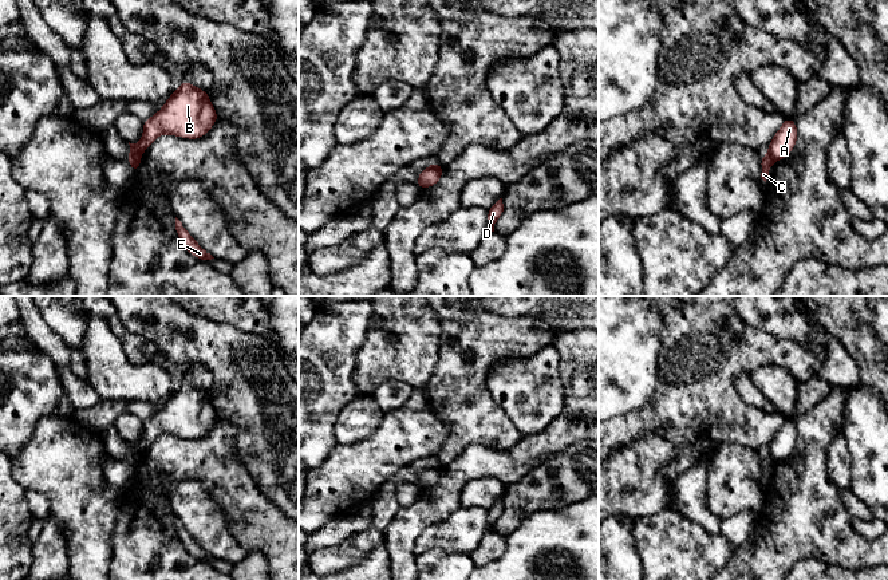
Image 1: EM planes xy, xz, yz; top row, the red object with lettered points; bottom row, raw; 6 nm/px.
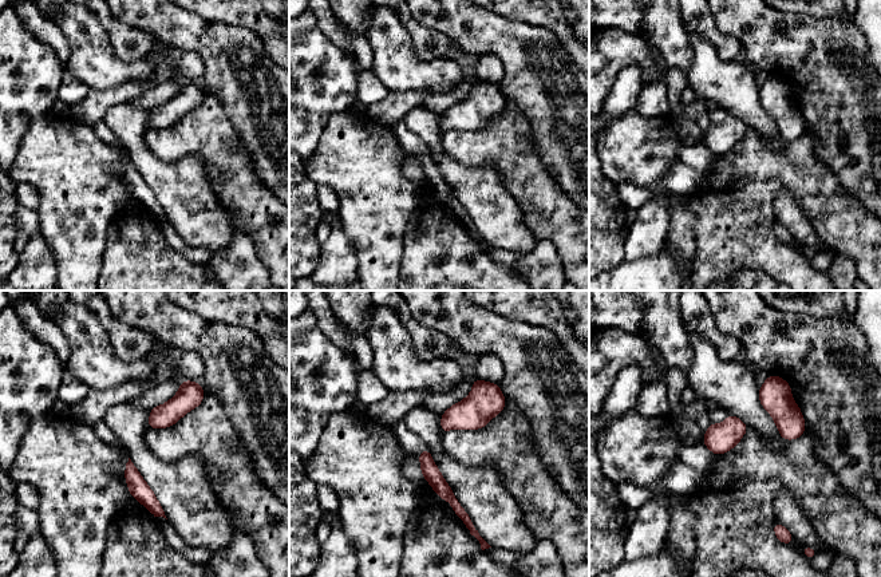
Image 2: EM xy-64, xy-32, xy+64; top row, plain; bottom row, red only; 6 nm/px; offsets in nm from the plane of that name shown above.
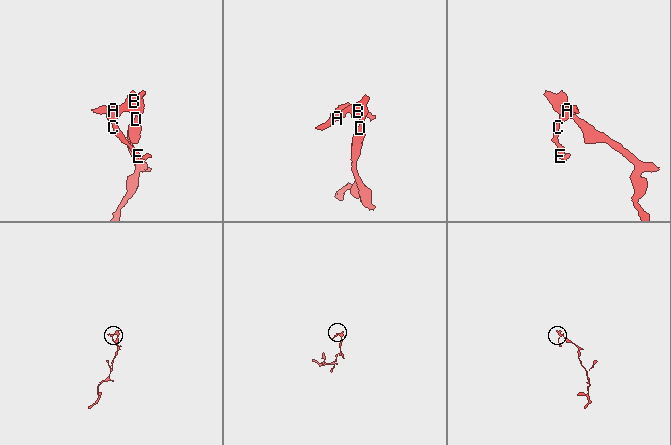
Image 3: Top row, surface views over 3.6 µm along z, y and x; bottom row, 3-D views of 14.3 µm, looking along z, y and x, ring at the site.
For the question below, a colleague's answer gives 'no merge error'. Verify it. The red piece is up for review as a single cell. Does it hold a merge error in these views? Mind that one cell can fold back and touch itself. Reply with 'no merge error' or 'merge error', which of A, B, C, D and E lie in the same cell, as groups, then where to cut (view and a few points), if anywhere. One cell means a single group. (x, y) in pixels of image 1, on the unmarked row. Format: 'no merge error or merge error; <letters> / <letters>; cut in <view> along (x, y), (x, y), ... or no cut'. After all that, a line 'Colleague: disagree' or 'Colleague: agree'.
merge error; A B D / C E; cut in xy along (139, 454), (129, 458)
Colleague: disagree

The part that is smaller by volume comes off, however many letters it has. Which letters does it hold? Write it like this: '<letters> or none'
C, E

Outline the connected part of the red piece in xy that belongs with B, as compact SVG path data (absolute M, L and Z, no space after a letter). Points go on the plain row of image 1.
M183 380L163 407L151 418L143 421L143 435L137 445L129 442L130 453L127 458L142 455L161 434L198 439L212 429L217 418L208 392Z

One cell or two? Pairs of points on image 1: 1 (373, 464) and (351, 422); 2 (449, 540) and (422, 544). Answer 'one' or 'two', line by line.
1: two
2: one

